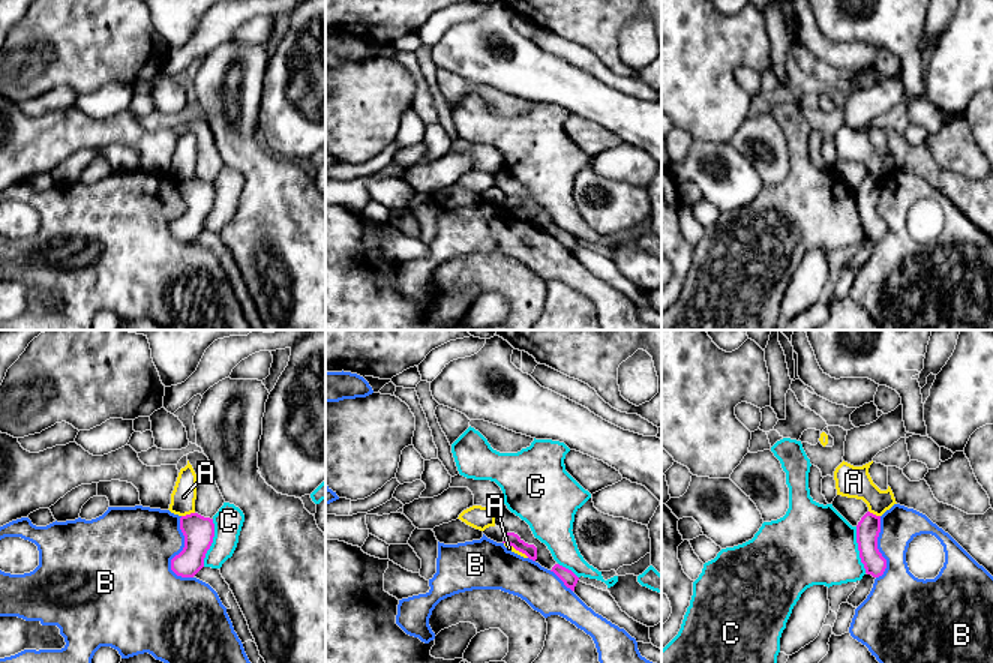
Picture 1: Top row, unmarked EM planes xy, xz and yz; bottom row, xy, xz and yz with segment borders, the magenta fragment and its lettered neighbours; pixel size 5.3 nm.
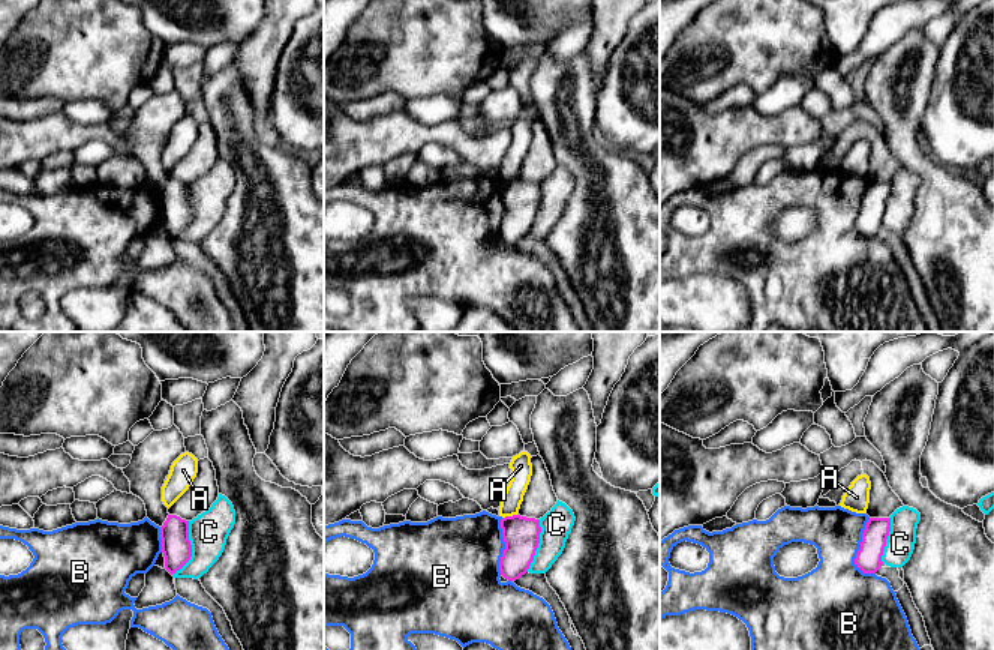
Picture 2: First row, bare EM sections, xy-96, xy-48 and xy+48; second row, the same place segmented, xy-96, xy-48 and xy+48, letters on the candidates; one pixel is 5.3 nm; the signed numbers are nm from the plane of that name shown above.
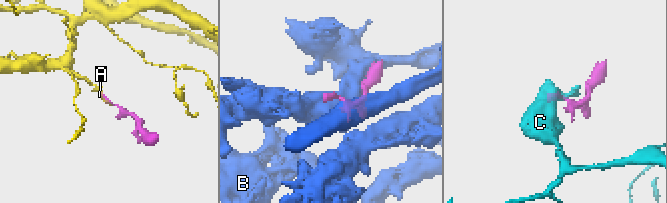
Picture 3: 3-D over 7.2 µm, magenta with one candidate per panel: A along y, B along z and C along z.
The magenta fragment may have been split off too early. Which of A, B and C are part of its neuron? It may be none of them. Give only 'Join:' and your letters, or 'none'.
Join: none

